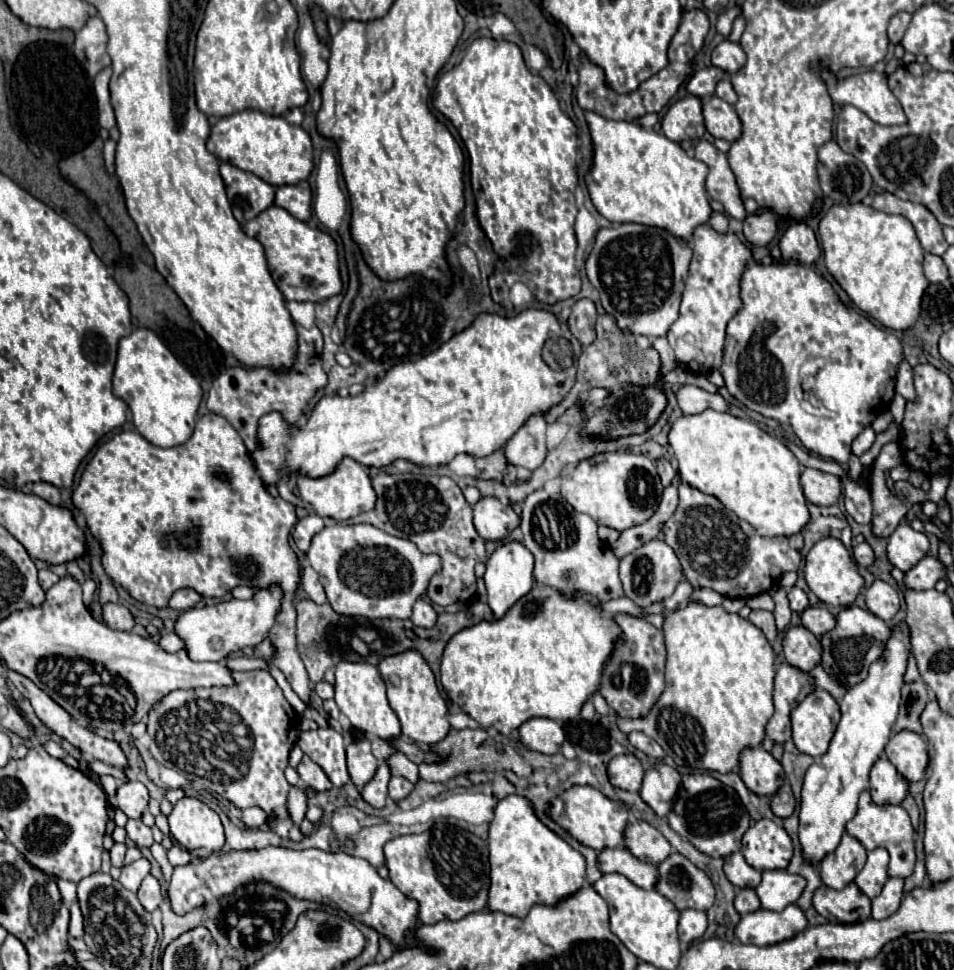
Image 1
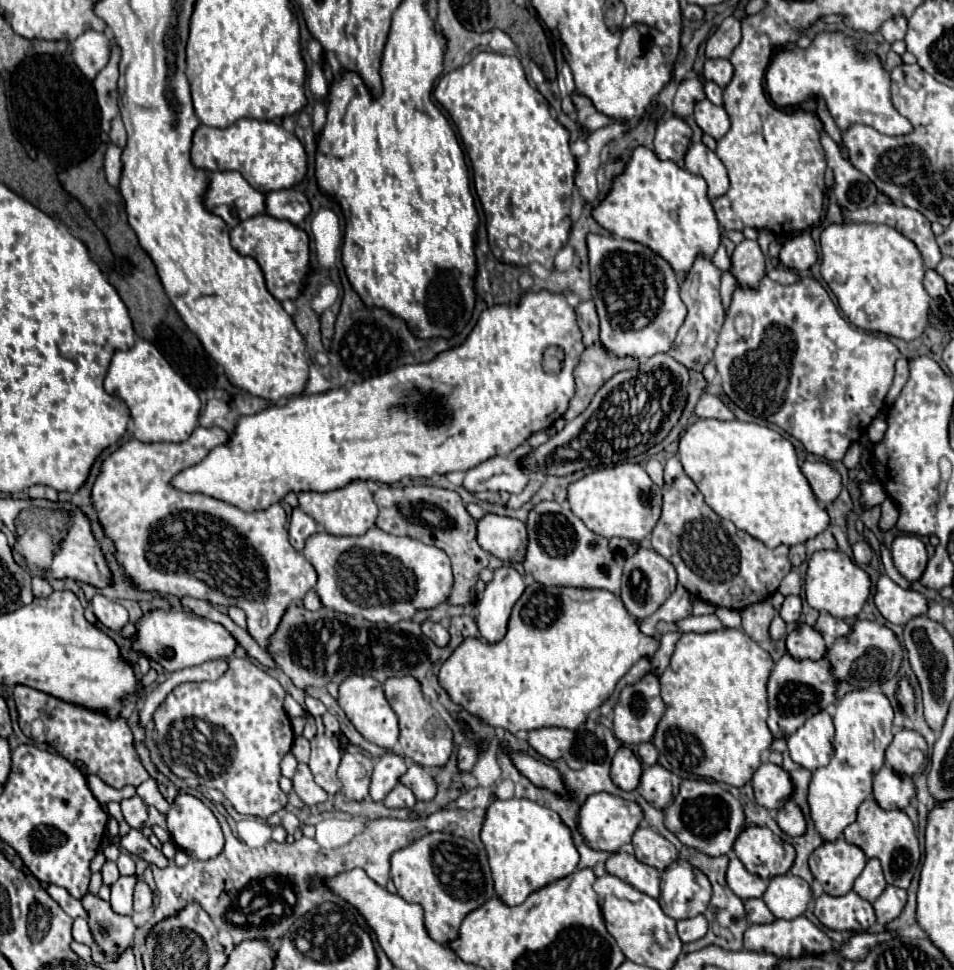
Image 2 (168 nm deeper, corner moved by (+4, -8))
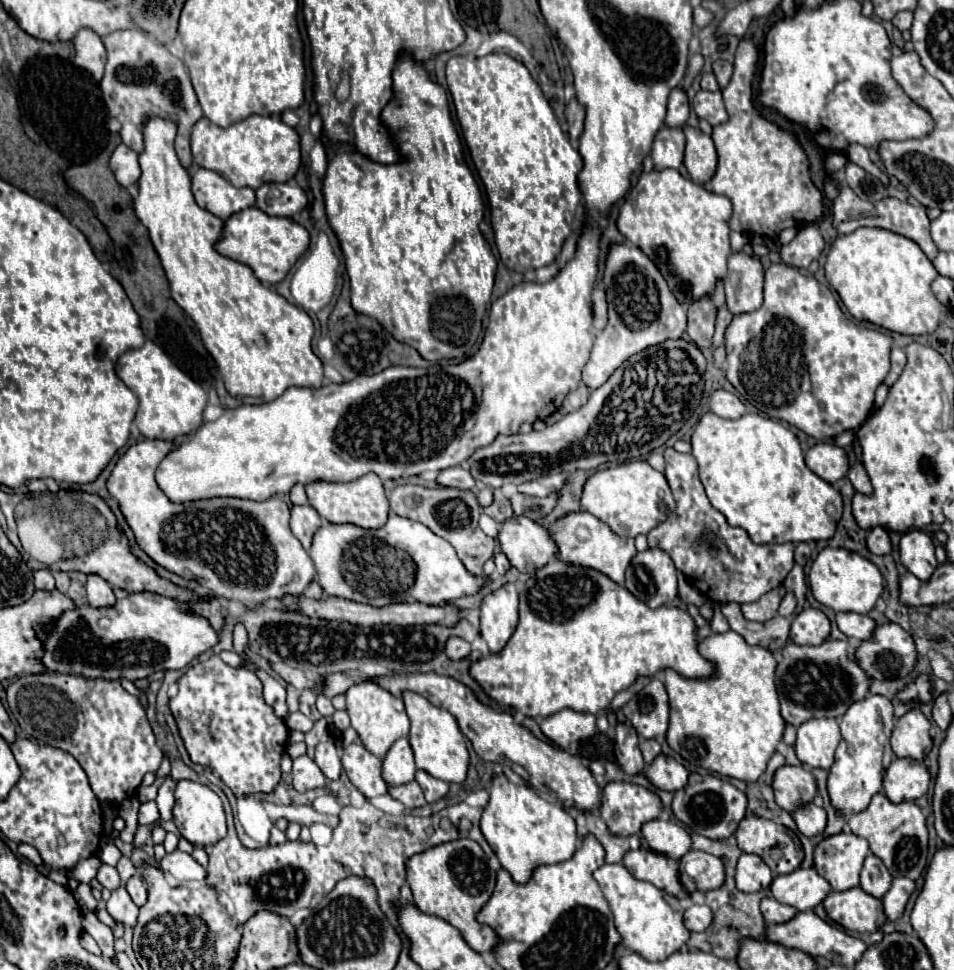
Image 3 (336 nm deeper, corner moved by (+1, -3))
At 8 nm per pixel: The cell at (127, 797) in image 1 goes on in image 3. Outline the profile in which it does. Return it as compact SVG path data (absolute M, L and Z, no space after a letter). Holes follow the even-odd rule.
M148 801L148 803L140 805L140 811L138 811L138 823L140 825L152 825L158 819L160 819L160 815L158 815L158 809L156 809L154 801Z

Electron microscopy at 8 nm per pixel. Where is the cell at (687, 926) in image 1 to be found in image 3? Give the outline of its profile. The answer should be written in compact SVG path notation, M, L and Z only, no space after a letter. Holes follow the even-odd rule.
M692 905L684 911L684 925L688 931L706 931L712 923L712 911L708 905Z

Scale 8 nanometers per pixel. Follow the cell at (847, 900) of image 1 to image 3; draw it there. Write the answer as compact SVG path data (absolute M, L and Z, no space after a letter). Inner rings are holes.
M860 887L848 891L830 891L822 901L826 915L848 931L874 933L886 923L882 901L868 895Z

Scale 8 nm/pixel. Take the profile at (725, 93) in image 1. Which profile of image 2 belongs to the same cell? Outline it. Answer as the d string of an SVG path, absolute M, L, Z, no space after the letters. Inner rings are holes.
M705 82L703 92L705 92L705 98L707 98L707 100L711 100L713 104L717 104L717 106L721 106L721 104L723 104L723 100L721 100L721 92L723 92L723 90L721 90L715 82Z

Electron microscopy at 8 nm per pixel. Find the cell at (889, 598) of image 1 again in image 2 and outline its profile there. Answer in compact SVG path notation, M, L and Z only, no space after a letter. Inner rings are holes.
M883 574L877 582L875 604L883 618L893 624L907 624L911 618L927 614L929 608L925 594L897 586L887 574Z

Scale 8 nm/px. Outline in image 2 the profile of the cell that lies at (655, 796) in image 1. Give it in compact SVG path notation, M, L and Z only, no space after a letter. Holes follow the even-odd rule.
M661 764L647 766L641 776L641 796L655 808L665 808L679 792L681 778L663 768Z

